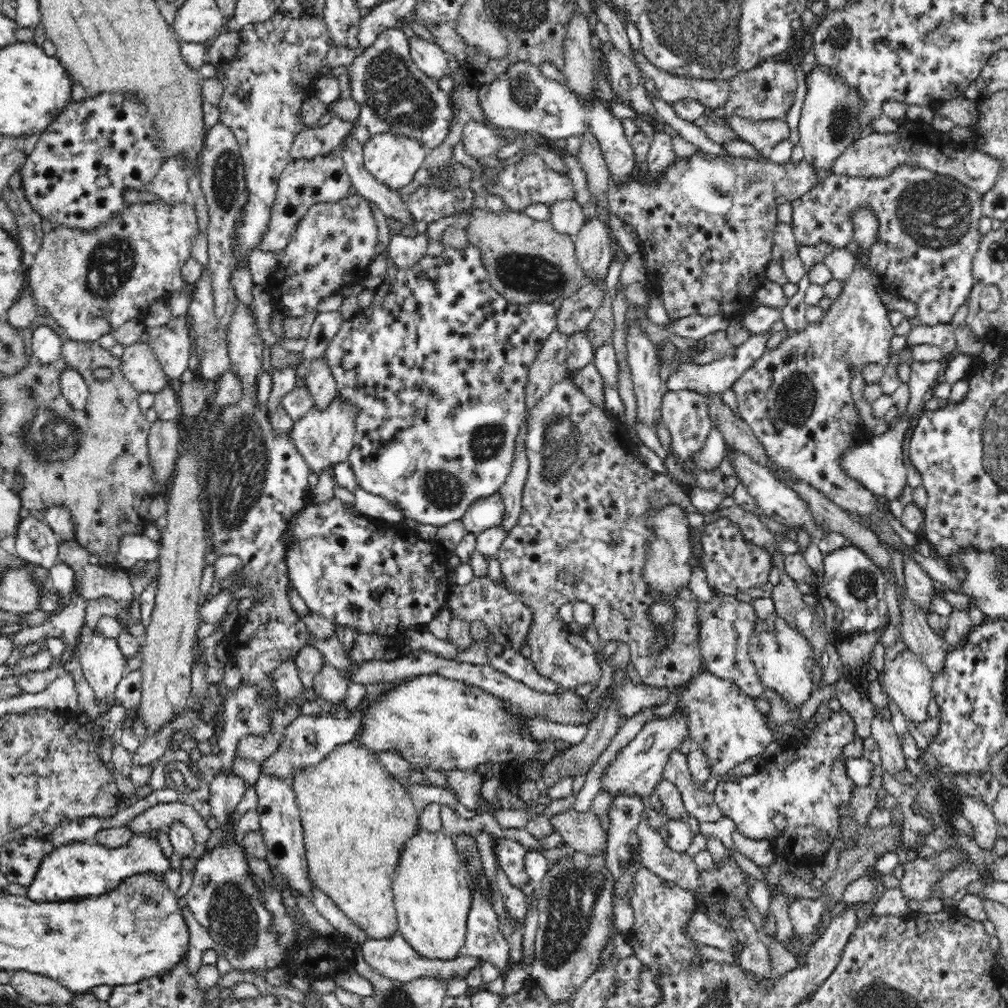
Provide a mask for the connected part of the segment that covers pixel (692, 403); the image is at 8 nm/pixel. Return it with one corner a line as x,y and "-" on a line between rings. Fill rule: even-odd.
688,390
668,391
662,396
661,421
670,431
671,444
667,452
667,458
663,460
663,463
671,479
674,482
679,482
684,488
696,486
704,490
714,490
723,486
722,478
724,475
722,471
718,471
718,469
698,471
698,467
694,465
694,459
692,459
692,456
705,443
713,427
712,421
710,421
710,413
708,413
707,398
-
686,468
693,474
686,472

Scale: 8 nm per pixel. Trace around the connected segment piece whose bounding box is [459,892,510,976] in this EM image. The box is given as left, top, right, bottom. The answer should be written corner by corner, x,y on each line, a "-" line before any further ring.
473,892
465,943
459,955
490,961
499,968
500,976
504,976
503,971
510,958
508,951
508,942
497,923
496,912
479,892

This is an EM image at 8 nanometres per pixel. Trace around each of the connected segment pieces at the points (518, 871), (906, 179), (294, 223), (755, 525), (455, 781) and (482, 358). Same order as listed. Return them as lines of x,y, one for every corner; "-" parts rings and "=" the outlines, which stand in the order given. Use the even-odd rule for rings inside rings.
495,838
495,858
499,862
504,875
508,877
512,886
523,888
523,884
530,883
528,874
525,868
525,854
527,851
518,841
514,839
=
902,164
899,169
884,178
862,178
831,174
818,186
791,202
793,206
791,227
796,248
830,244
834,249
846,248
852,238
852,221
849,211
858,205
870,204
879,219
878,242
872,246
871,264
882,286
895,296
914,302
922,324
928,326
946,325
959,306
968,301
974,286
972,260
982,241
978,229
979,219
983,216
981,200
967,200
969,188
952,177
938,176
931,170
=
339,151
312,160
293,160
283,170
277,185
277,194
271,210
271,221
264,233
259,249
281,254
287,246
291,233
296,230
300,219
316,202
336,202
349,194
351,179
345,169
345,163
=
734,505
730,508
716,509
711,513
704,513
706,516
716,514
716,518
730,518
734,523
738,523
742,527
742,533
746,539
752,539
758,545
766,546
768,549
774,549
775,536
772,532
758,519
758,516
742,509
741,506
=
444,770
444,775
448,778
448,784
452,786
455,795
467,809
478,810
476,814
483,813
478,802
482,798
481,789
482,778
474,770
465,772
462,770
=
464,246
464,248
456,249
445,249
444,252
438,256
432,258
432,256
424,256
413,268
410,269
398,269
394,262
390,261
390,266
387,270
387,275
378,288
374,291
374,298
367,308
360,310
355,316
351,318
344,318
340,330
336,333
336,336
330,340
327,347
325,347
324,354
321,356
323,358
328,368
332,369
333,380
336,381
338,397
341,398
342,403
351,408
355,408
357,413
353,416
353,424
356,428
356,434
354,436
354,444
346,462
350,464
352,472
354,472
355,480
357,486
363,488
366,492
373,494
374,496
381,496
385,498
388,502
393,502
405,516
405,519
415,520
422,524
430,524
432,526
440,527
445,523
450,523
452,520
461,520
464,513
470,504
475,500
480,498
486,498
494,492
499,492
500,487
504,484
508,472
510,472
510,466
512,466
512,460
514,460
514,446
516,446
516,438
518,438
518,432
520,432
520,426
522,422
526,420
528,415
528,408
526,408
526,380
528,380
528,370
530,370
530,365
534,362
537,357
537,352
540,352
542,345
546,342
546,339
550,336
550,333
556,329
556,312
552,304
544,304
538,302
528,302
528,303
509,303
508,299
504,298
488,280
488,273
485,272
485,267
482,266
481,254
476,246

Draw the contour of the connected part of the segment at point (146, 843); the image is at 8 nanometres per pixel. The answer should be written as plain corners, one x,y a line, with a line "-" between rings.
148,831
133,835
125,845
114,848
87,842
70,842
56,847
42,859
34,881
27,886
27,897
34,902
84,900
103,896
138,874
162,875
171,867
170,859
164,855
156,839
158,833

